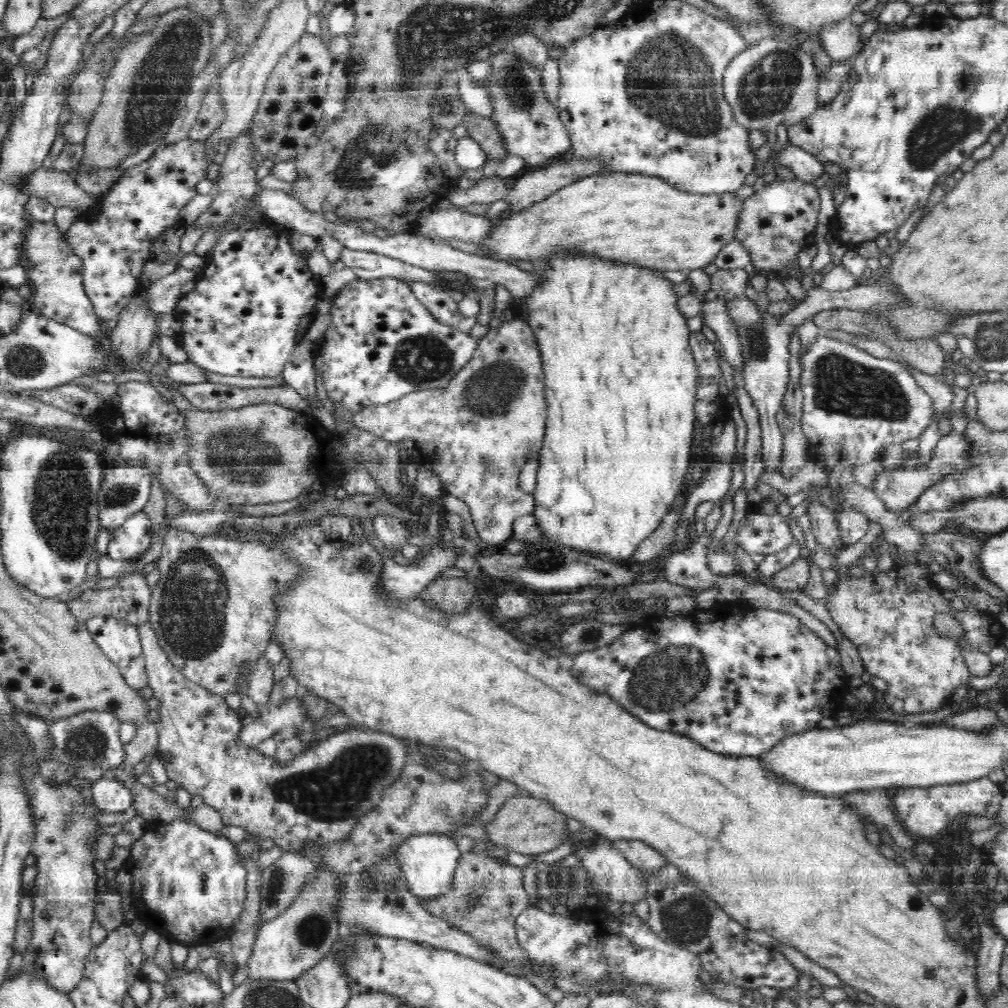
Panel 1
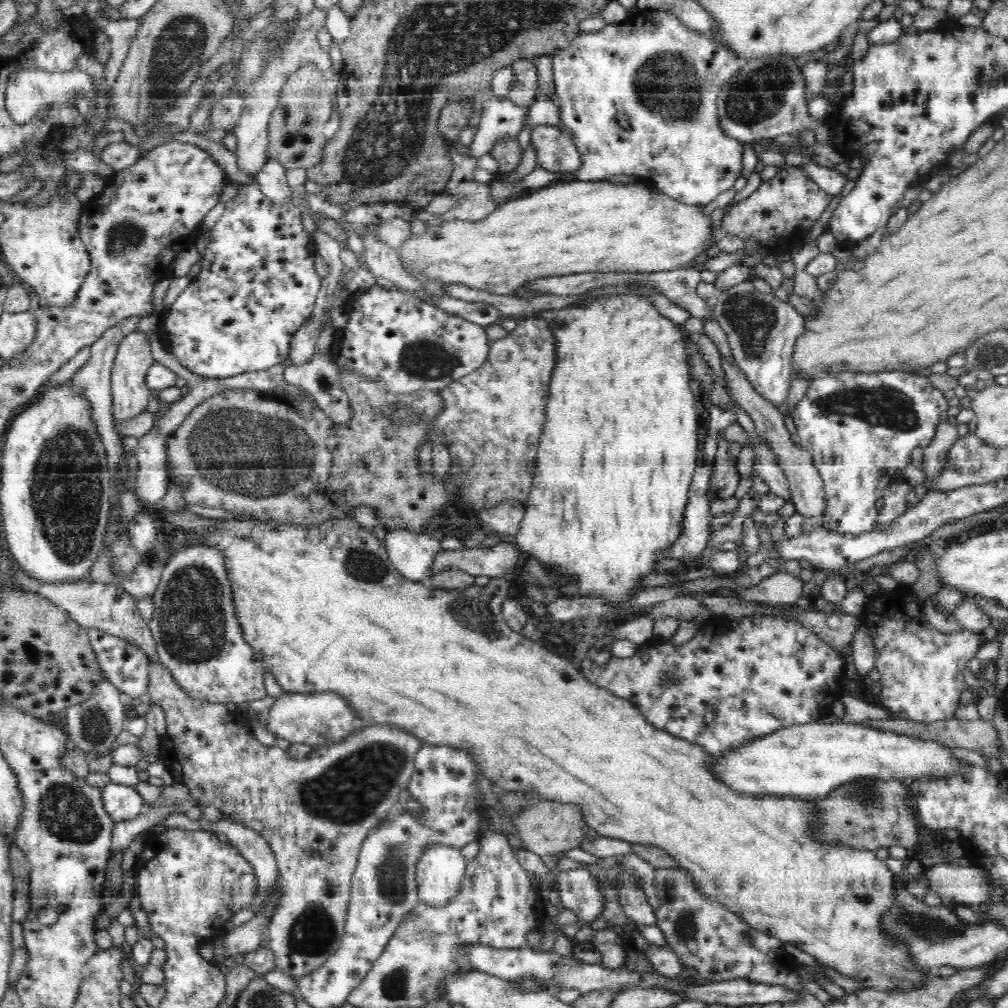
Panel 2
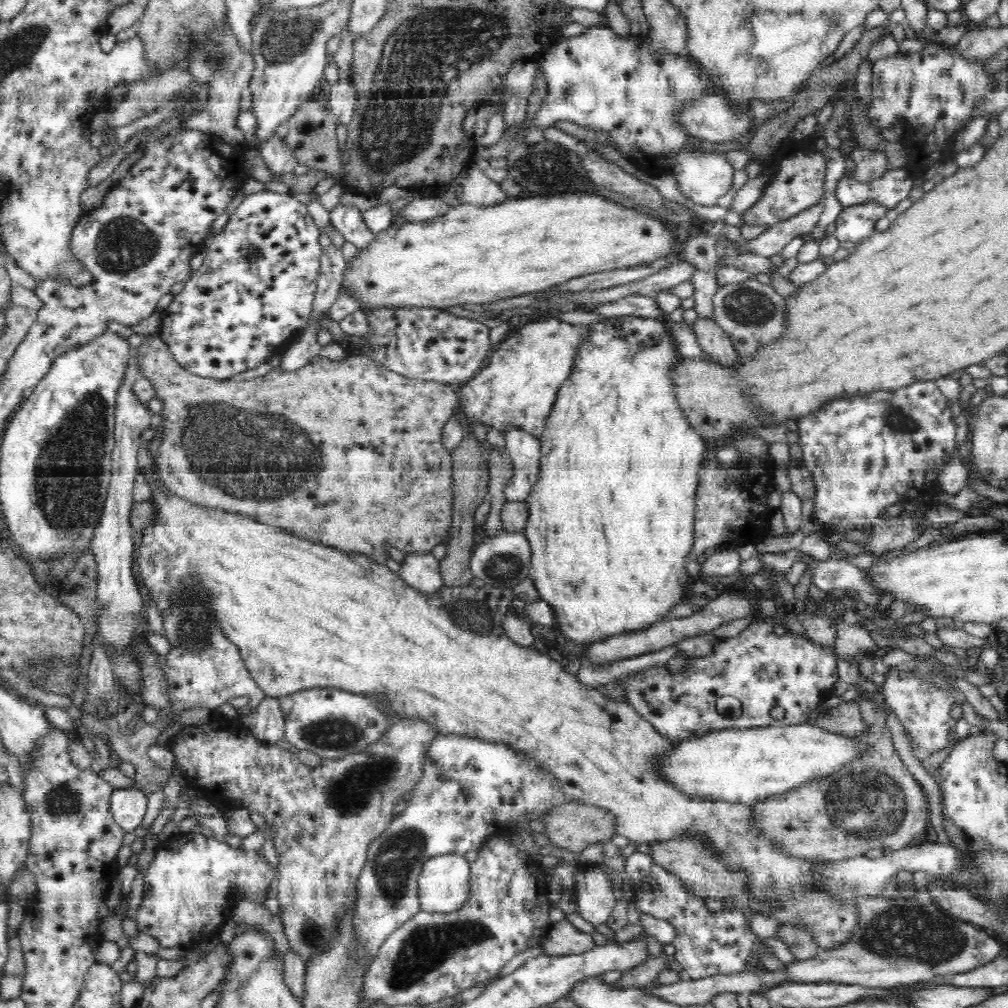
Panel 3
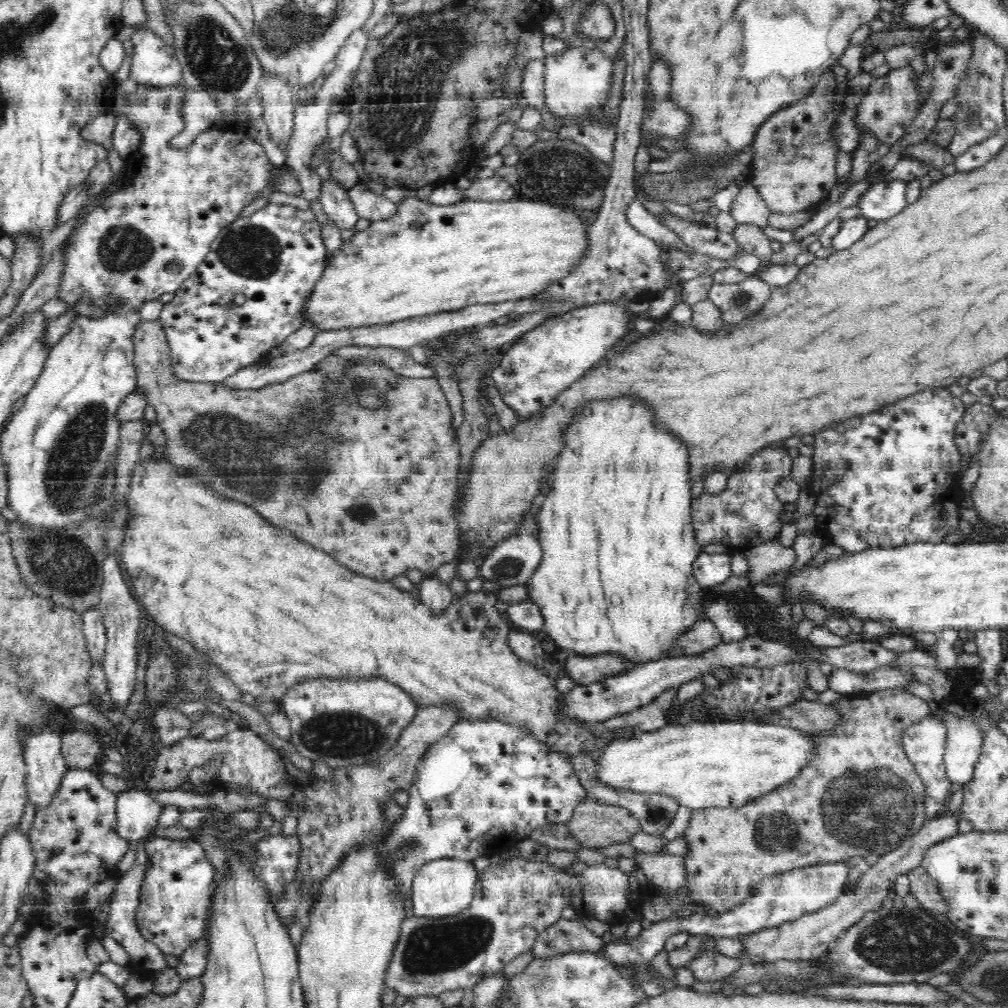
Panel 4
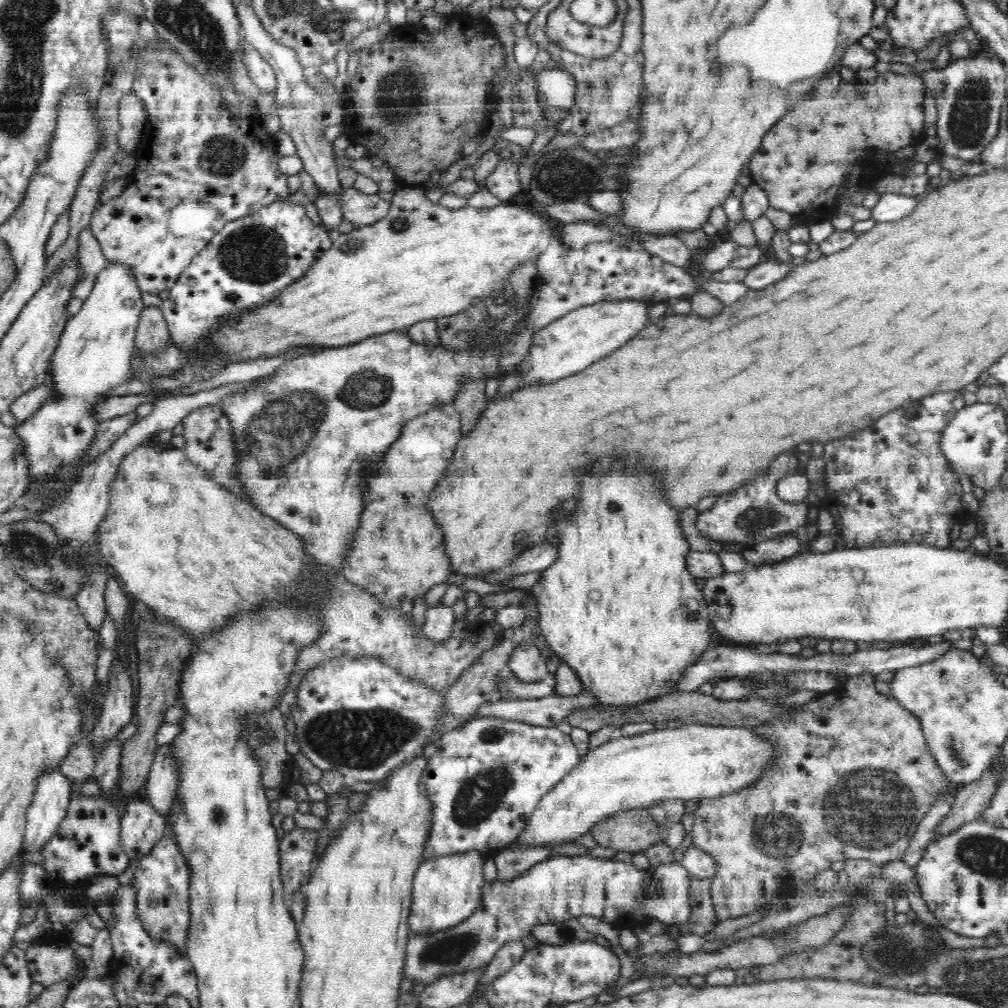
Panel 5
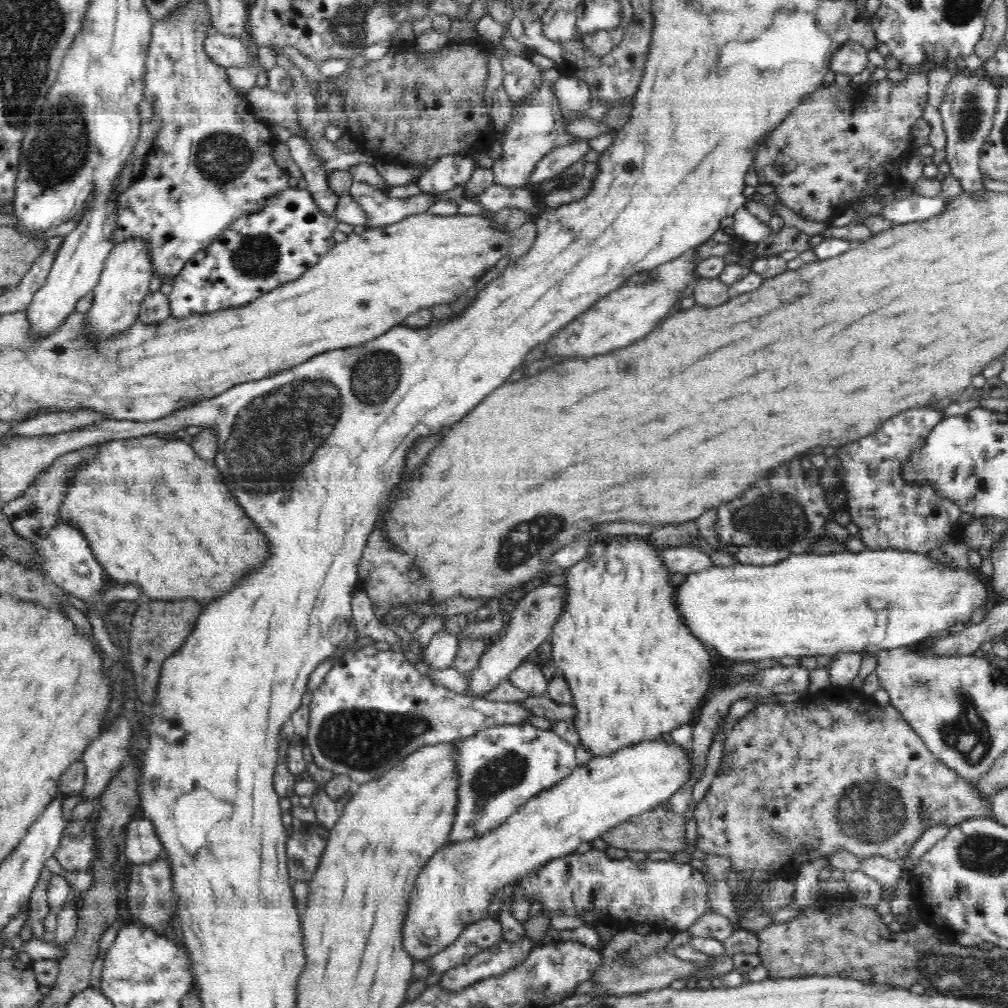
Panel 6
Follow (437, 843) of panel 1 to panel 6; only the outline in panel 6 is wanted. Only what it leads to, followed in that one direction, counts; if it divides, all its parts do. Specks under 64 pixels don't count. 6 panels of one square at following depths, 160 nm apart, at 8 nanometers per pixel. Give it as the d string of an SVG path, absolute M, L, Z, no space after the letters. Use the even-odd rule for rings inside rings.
M674 741L640 742L636 746L622 748L612 756L592 758L585 765L576 765L566 780L532 797L516 814L488 834L464 842L448 841L429 858L409 892L408 911L402 926L403 950L416 962L442 953L455 944L456 938L460 938L468 926L487 917L490 898L498 888L510 884L512 880L526 880L542 866L575 852L582 842L593 841L608 829L667 801L688 782L690 770L690 755Z

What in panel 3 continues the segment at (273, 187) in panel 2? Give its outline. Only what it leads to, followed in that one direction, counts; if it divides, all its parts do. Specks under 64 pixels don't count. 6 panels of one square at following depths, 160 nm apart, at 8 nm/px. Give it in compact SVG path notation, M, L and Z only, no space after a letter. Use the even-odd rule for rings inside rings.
M274 132L274 136L262 143L260 148L265 167L275 176L292 173L299 165L295 154L283 138Z

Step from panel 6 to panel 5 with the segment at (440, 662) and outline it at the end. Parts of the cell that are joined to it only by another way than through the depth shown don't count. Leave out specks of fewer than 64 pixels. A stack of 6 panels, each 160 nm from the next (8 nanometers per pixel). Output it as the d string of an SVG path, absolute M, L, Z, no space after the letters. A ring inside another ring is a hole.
M439 601L436 606L425 610L425 622L422 627L424 636L436 643L443 643L452 634L451 628L455 622L453 607Z

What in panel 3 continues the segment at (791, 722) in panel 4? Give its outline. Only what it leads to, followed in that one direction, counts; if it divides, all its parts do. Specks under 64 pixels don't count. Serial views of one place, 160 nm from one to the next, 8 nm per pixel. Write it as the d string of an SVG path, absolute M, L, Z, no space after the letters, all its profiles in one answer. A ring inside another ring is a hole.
M854 701L827 708L826 714L820 717L813 725L830 733L848 736L848 738L860 734L865 729L860 705Z

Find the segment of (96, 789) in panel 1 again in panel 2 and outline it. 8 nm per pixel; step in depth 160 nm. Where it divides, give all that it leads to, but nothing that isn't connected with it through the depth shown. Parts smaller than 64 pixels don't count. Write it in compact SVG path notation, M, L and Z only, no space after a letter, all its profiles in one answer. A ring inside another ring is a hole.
M108 783L103 787L103 807L114 822L132 820L142 810L142 797L132 786Z

